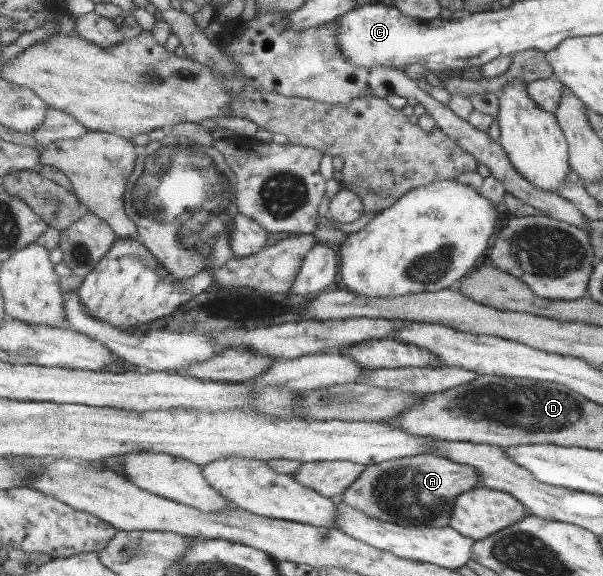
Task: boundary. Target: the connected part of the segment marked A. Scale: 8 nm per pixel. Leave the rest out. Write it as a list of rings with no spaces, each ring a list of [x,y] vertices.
[[[425,453],[364,466],[364,473],[345,489],[342,499],[353,510],[372,518],[423,530],[447,526],[455,497],[478,485],[479,474],[471,466]]]

